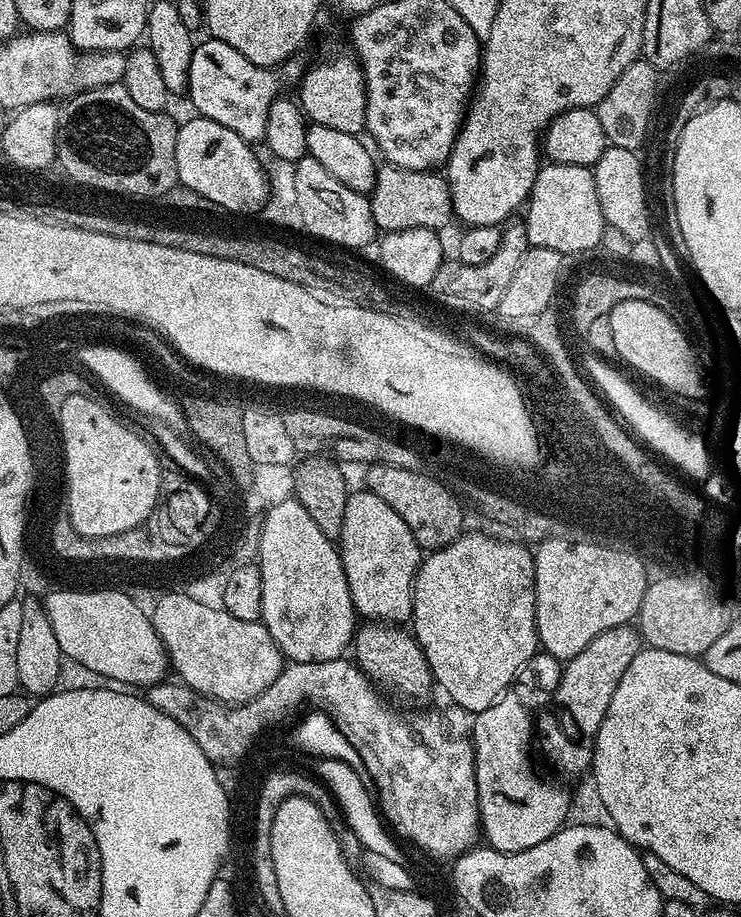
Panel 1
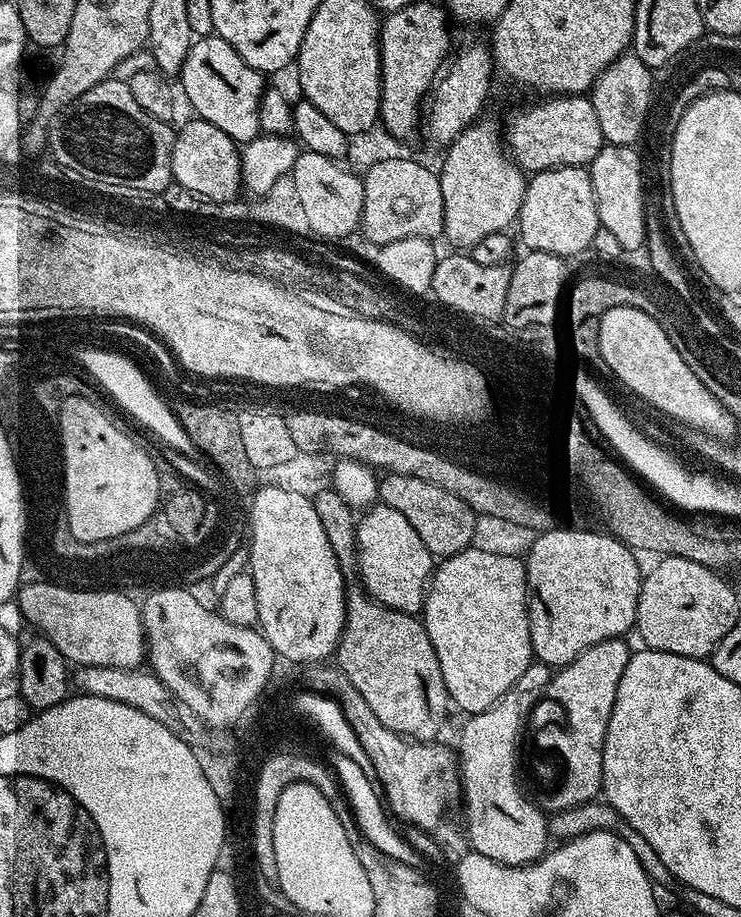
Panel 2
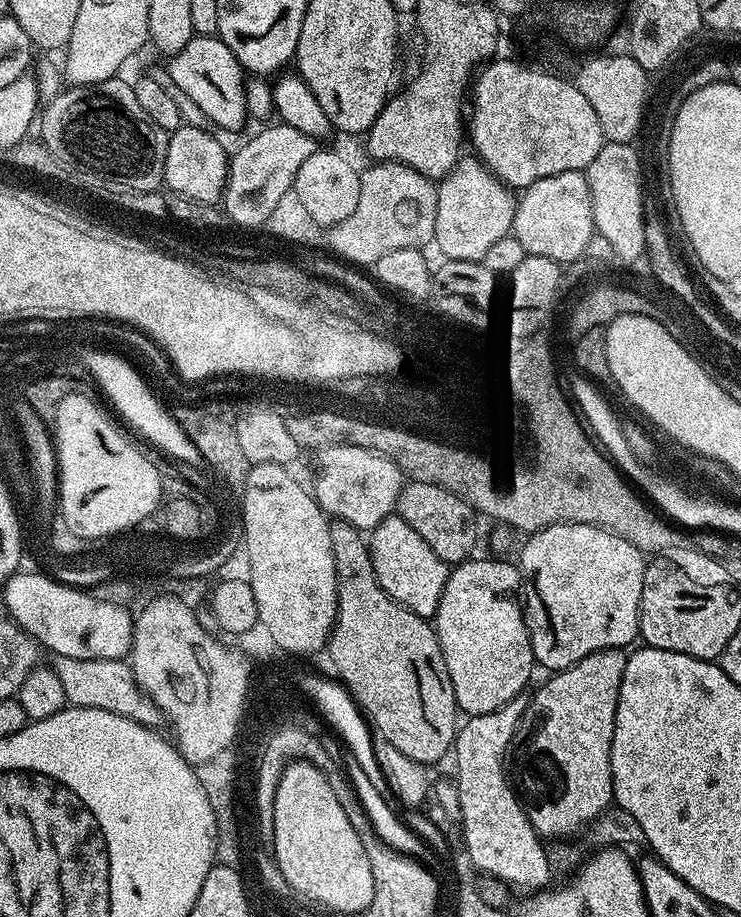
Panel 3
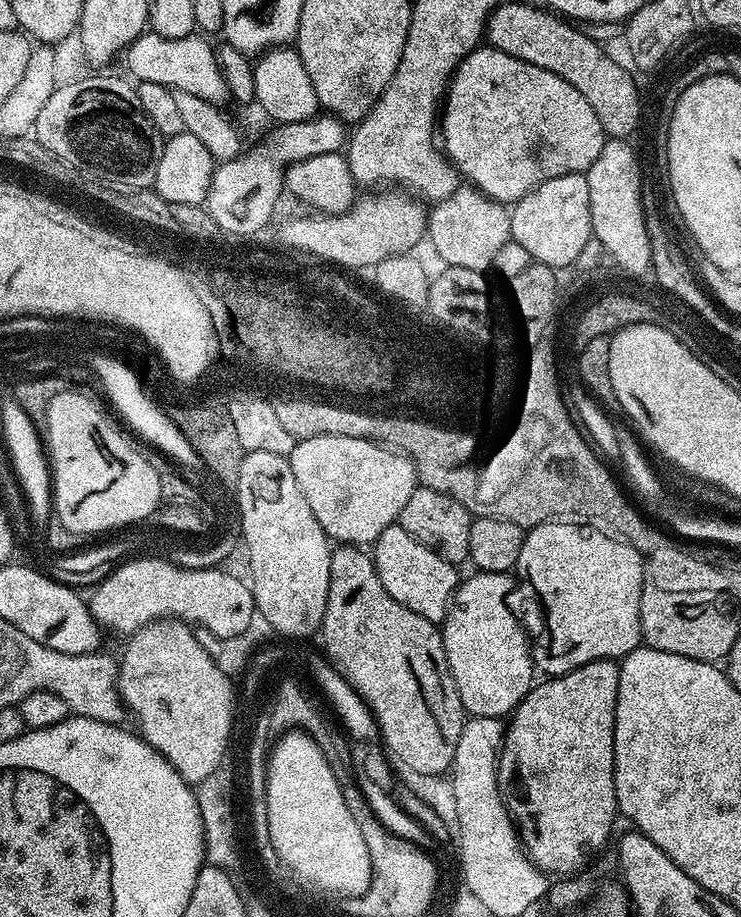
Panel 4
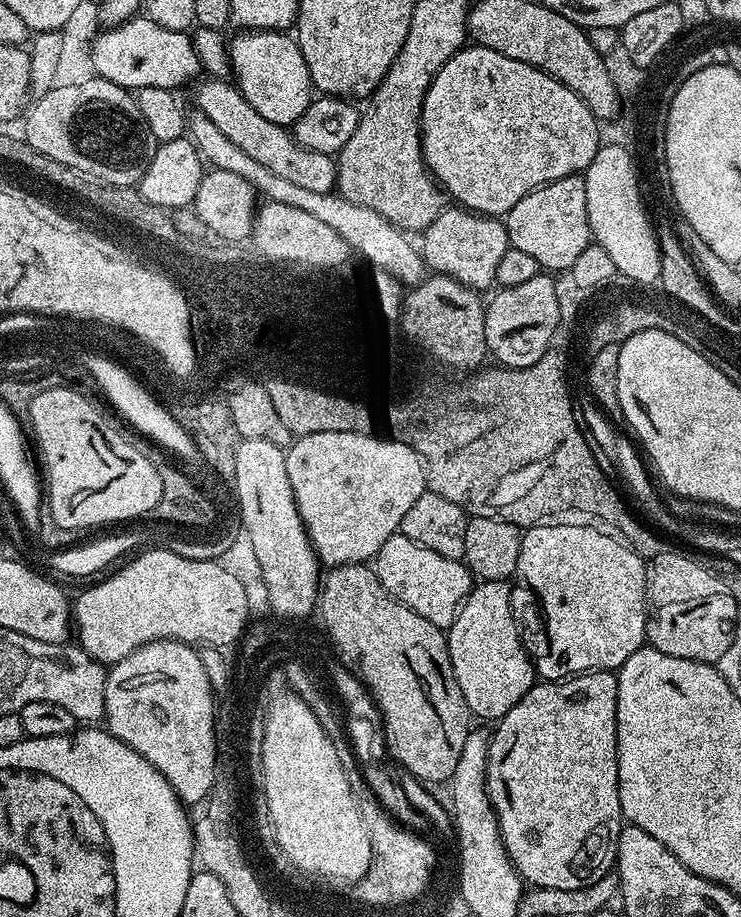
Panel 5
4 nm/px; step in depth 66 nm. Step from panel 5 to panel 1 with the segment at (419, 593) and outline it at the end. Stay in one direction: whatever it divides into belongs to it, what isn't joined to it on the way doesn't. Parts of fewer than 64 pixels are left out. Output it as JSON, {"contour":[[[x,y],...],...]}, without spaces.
{"contour":[[[353,491],[346,502],[338,547],[357,613],[368,622],[407,625],[412,618],[412,587],[422,559],[420,543],[410,534],[410,526],[378,494]]]}

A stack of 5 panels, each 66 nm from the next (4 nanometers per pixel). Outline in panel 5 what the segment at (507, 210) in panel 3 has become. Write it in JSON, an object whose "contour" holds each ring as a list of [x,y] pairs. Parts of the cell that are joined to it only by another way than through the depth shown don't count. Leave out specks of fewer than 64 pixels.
{"contour":[[[448,206],[422,233],[422,255],[433,273],[449,276],[467,288],[491,289],[502,254],[510,247],[507,227],[499,219],[482,216],[459,206]]]}

